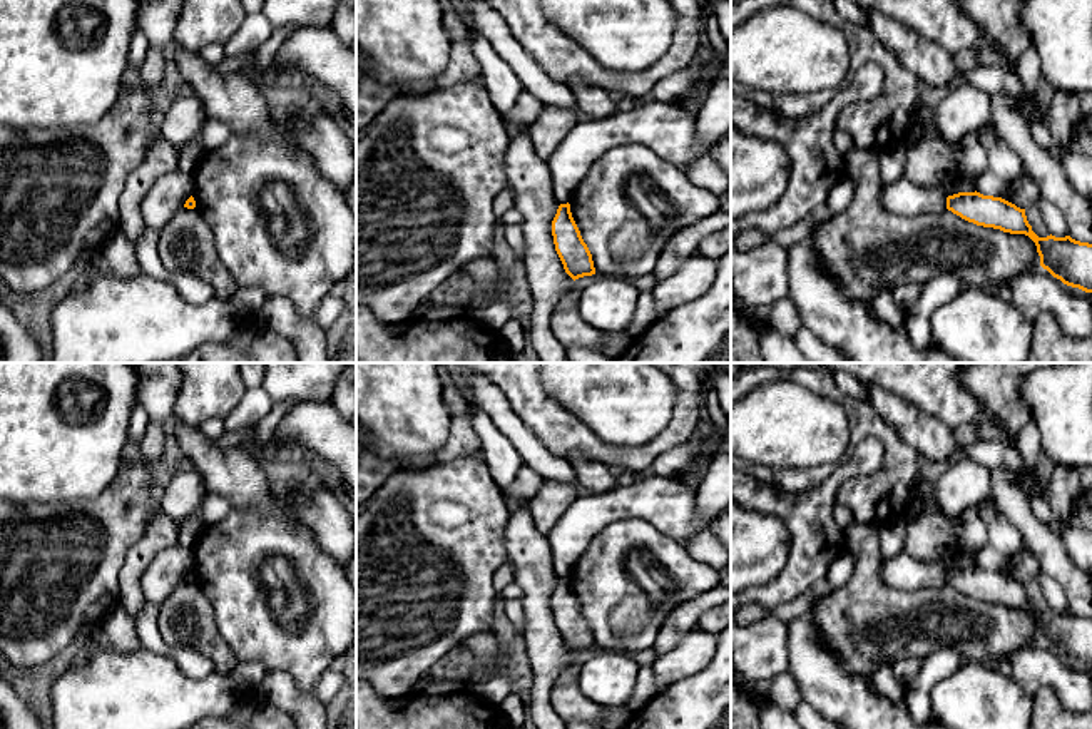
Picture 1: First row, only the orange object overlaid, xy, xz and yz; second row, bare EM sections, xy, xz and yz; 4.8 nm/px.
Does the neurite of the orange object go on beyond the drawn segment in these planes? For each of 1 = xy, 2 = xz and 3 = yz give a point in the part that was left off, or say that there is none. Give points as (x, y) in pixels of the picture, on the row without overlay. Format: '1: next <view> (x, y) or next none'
1: next none
2: next none
3: next none

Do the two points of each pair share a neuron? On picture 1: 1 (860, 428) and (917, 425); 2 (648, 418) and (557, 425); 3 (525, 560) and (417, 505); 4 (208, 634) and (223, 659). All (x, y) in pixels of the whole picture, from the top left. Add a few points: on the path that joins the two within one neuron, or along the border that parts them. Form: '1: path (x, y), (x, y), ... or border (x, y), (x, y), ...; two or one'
1: border (867, 402), (920, 455); two
2: border (554, 398), (602, 442), (617, 445); two
3: border (510, 512), (504, 530), (507, 562); two
4: path (208, 641), (218, 652); one

